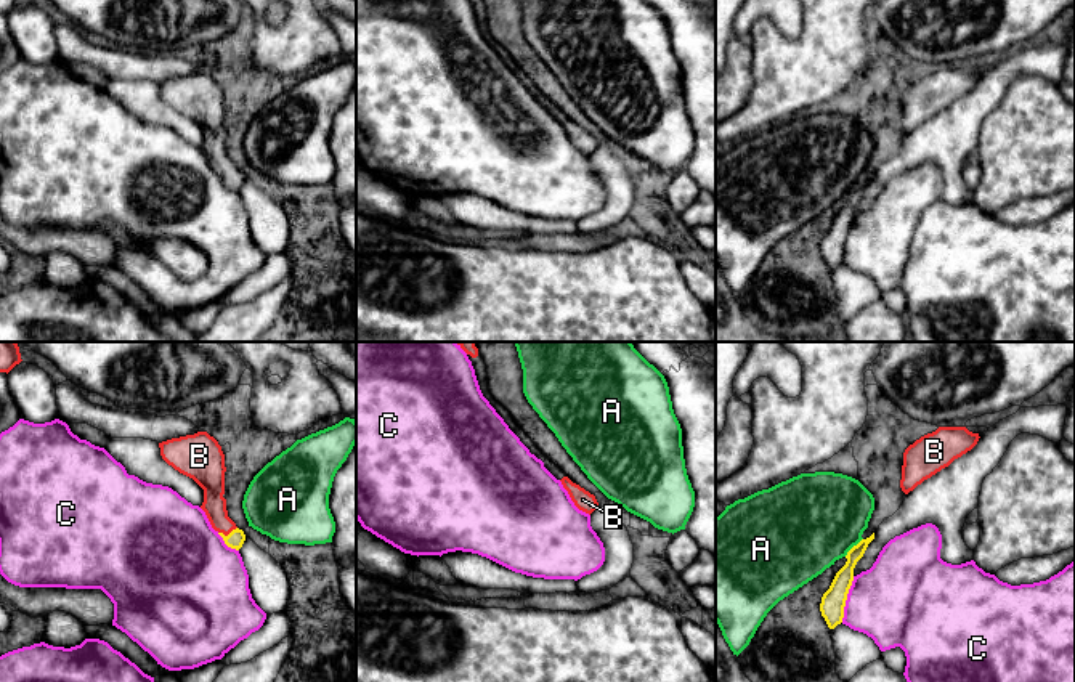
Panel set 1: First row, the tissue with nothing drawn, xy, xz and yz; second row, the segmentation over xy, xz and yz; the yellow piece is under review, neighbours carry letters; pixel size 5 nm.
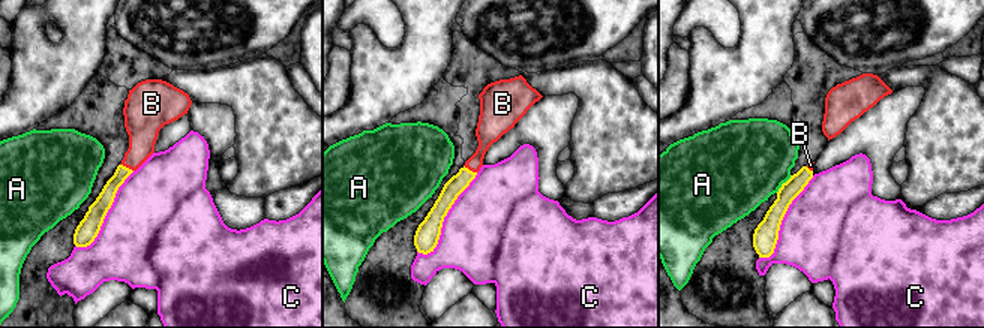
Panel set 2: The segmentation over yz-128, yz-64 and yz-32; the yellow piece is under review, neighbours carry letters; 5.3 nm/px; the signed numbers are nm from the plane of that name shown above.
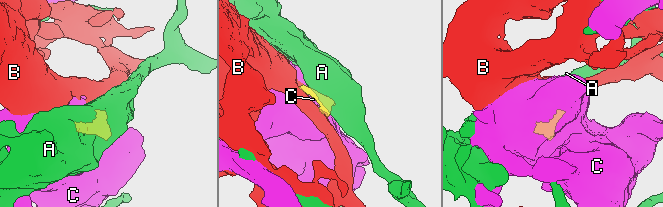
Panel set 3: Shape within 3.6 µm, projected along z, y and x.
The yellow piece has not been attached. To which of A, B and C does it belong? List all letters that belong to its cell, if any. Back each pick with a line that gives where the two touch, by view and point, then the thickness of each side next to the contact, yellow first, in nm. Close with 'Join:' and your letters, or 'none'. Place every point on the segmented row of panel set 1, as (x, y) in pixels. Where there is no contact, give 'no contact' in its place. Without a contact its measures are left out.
B: xy (228, 535) | 90/120 nm
Join: B

